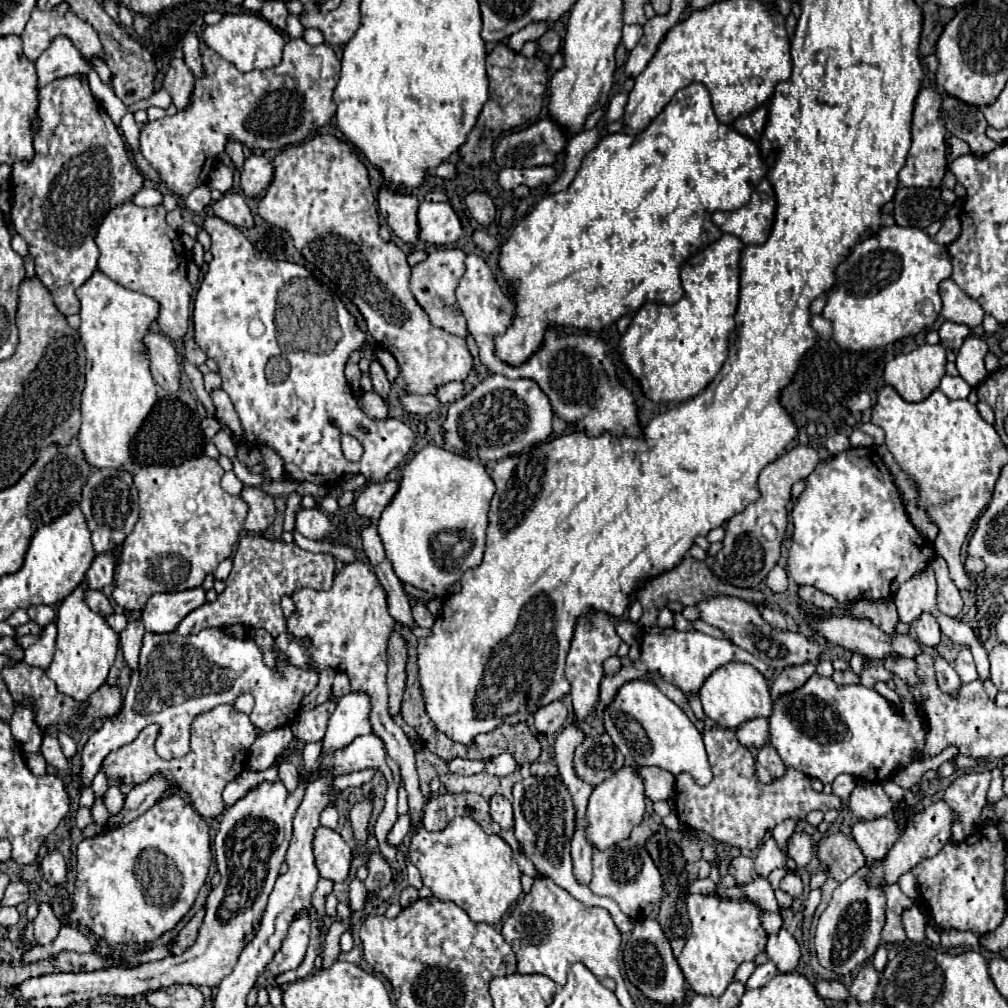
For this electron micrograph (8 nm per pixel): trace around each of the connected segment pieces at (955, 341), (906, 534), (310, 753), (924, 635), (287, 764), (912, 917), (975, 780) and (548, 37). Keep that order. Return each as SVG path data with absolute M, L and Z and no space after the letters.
M944 322L938 330L940 334L940 344L946 348L946 350L958 350L964 342L966 336L970 336L970 328L964 326L964 324L956 324L956 322Z
M850 448L826 462L820 462L816 470L806 478L806 488L798 496L792 510L792 522L794 532L786 566L788 574L794 578L796 584L808 584L836 598L838 602L890 600L892 584L896 594L900 584L914 578L916 574L922 574L936 556L934 544L912 524L902 504L902 496L894 482L894 476L874 448Z
M320 740L320 742L308 742L308 744L304 744L304 748L302 748L302 757L306 772L312 772L312 770L316 768L320 752L322 752L322 740Z
M922 614L922 616L918 618L916 634L918 634L920 644L924 644L924 646L932 646L932 648L936 648L936 646L940 644L940 636L942 636L936 618L930 616L930 614Z
M282 758L282 760L278 762L278 772L280 772L280 780L286 784L286 788L288 788L288 790L294 790L296 784L298 784L298 778L300 778L296 766L294 766L290 760Z
M916 906L904 912L902 922L904 922L904 930L912 942L920 944L926 940L926 918Z
M990 772L960 776L948 786L944 800L956 814L956 824L952 826L952 840L960 842L972 834L972 826L978 820L980 810L986 804L986 792L990 786Z
M548 30L542 38L540 38L540 48L548 54L556 54L560 46L560 36L554 30Z

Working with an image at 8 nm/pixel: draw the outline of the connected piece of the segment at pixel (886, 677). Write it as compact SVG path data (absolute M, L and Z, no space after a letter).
M868 666L862 670L862 684L868 688L872 688L880 680L888 682L891 678L892 674L884 666Z

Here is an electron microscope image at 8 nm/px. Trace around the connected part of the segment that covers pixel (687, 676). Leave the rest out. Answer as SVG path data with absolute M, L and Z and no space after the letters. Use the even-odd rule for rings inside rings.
M652 626L648 630L644 630L642 634L642 644L640 644L640 658L632 662L632 666L624 666L620 668L616 674L612 676L604 676L602 678L602 690L600 690L600 700L596 704L596 714L600 716L604 712L604 708L608 704L612 704L612 696L616 696L616 692L620 690L620 684L626 684L628 680L650 680L650 672L658 672L666 682L678 686L686 700L690 702L692 696L698 696L704 680L720 666L728 664L728 662L746 662L756 666L768 680L772 678L774 670L764 664L762 660L758 660L756 656L752 656L750 652L744 652L742 648L738 648L736 644L732 644L730 640L718 640L712 638L708 634L702 632L680 632L676 628L660 628L660 626Z

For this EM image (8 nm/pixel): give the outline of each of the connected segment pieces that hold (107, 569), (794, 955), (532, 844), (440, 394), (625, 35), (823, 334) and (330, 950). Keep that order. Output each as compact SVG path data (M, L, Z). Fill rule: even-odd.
M106 554L106 556L96 556L88 574L86 574L86 584L92 588L92 590L102 590L106 586L112 584L112 578L114 578L114 560L112 560L112 554Z
M780 930L778 934L768 936L766 944L766 954L772 962L776 962L780 974L788 974L796 968L798 958L800 958L800 948L794 936L788 930Z
M530 776L518 784L514 784L514 834L516 840L522 846L524 856L528 856L538 874L550 878L560 888L568 890L576 900L588 904L588 906L602 906L612 914L614 924L622 934L630 932L634 928L634 922L622 914L618 904L610 898L602 898L592 894L588 886L582 886L576 882L572 874L572 858L570 858L570 840L572 832L576 830L576 808L572 804L572 796L568 788L564 788L564 782L558 776Z
M450 382L450 386L448 386L448 384L438 386L436 392L434 392L434 396L438 398L438 402L442 402L442 404L450 404L450 402L454 402L460 394L463 394L463 390L464 382Z
M624 26L622 28L622 42L628 52L638 44L640 38L642 38L642 26Z
M821 314L812 315L810 323L816 333L818 334L818 338L829 340L832 336L832 324L829 320L825 319Z
M334 922L328 932L326 932L326 938L324 938L324 948L326 948L326 956L324 956L324 962L322 962L322 970L324 968L330 968L336 958L340 956L340 946L338 946L338 940L340 936L346 932L346 926L342 922Z

